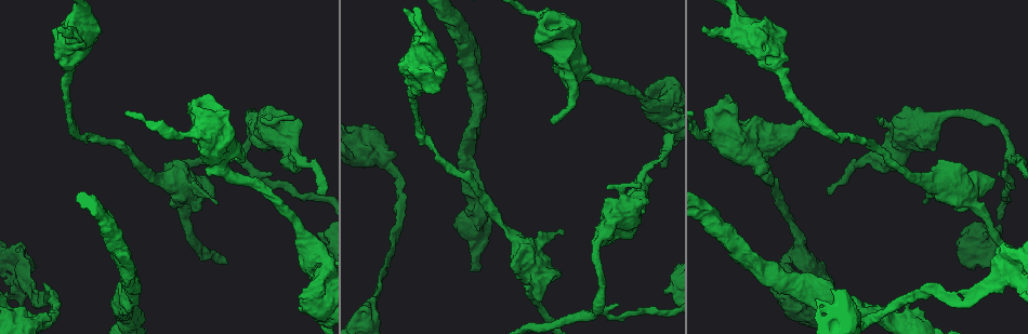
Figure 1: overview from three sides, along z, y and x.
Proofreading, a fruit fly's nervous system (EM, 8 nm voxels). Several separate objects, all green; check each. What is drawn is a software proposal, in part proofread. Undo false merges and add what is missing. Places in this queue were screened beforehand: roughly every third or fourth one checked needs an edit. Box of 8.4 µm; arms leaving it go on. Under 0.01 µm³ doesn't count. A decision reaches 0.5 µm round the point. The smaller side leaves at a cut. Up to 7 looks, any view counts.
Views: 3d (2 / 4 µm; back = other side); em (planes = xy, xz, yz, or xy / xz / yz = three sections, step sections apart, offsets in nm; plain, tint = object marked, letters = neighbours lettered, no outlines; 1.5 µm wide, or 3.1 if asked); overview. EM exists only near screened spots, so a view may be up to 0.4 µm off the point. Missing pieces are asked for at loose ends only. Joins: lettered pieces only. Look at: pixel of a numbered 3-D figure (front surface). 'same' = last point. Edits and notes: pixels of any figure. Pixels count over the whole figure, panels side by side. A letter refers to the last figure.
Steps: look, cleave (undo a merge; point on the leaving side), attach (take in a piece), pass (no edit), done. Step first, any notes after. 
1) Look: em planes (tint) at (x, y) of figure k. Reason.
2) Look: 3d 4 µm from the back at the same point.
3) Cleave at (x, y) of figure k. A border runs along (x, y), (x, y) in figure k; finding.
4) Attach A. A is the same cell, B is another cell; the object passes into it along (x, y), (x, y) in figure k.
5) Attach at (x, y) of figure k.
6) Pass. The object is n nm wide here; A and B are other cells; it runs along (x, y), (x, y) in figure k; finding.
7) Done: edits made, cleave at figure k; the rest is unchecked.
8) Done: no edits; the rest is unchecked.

Look: 3d 2 µm at (398, 195) of figure 1. Calibre changes.

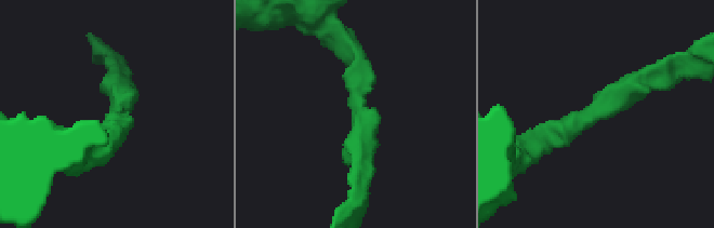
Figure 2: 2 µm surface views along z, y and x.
Look: em xz step 8 (letters) at (595, 109) of figure 2. Shape alone is not enough.

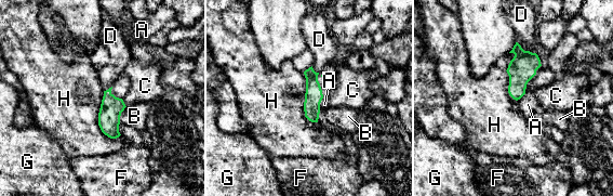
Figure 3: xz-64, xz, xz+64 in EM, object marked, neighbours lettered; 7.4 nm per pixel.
Pass. The longest contact is with H, 380 nm; A, B, C, D, F, G and H are other cells; one cell here.

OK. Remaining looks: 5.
Look: em planes (letters) at (297, 161) of figure 1. Calibre changes.

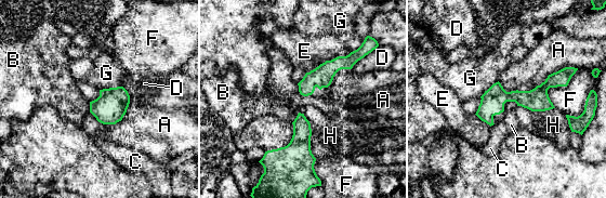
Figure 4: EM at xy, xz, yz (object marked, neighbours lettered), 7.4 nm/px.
Pass. The object is 140 nm wide here; A, B, C, D, E, F, G and H are other cells; a border runs along (303, 114), (315, 158) in figure 4; continuous, no second cell.

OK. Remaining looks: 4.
Look: 3d 4 µm at (554, 121) of figure 1. An open end.

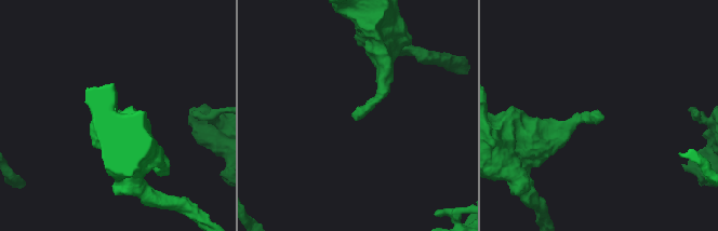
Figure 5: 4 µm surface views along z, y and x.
Look: em planes (letters) at (356, 118) of figure 5.

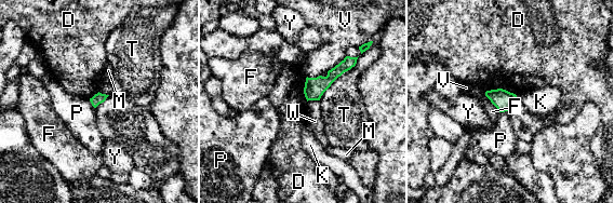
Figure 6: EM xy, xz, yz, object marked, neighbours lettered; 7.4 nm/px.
Pass. D, F, K, M, P, T, V, W and Y are other cells; a border runs along (89, 98), (94, 108) in figure 6; no lettered piece goes on from it.

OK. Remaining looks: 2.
Done: no edits; the rest is unchecked.

